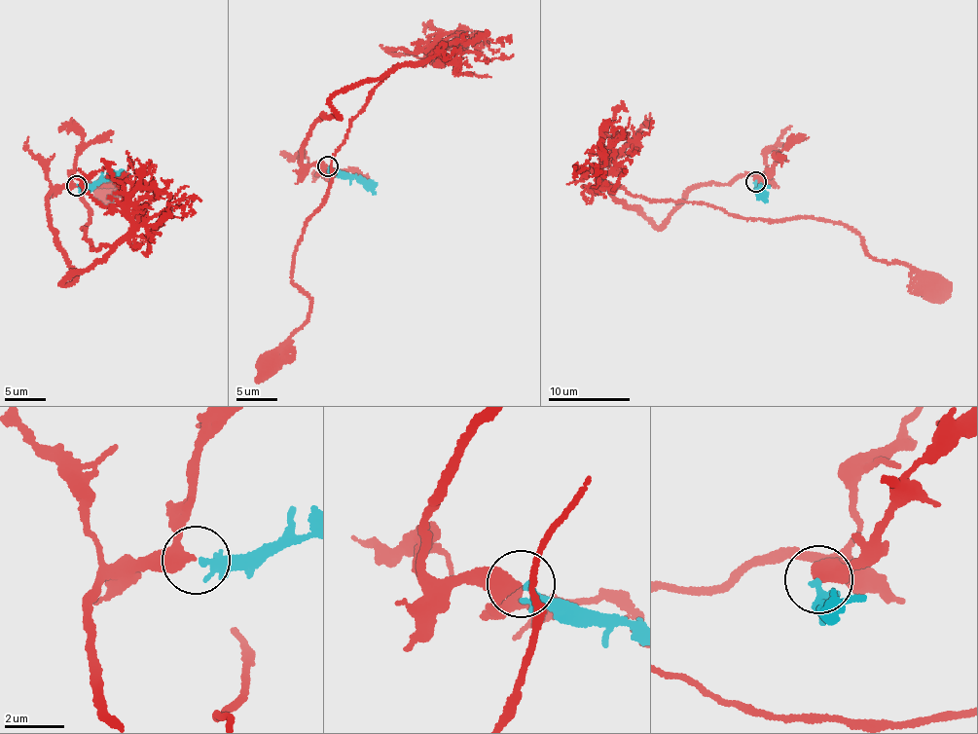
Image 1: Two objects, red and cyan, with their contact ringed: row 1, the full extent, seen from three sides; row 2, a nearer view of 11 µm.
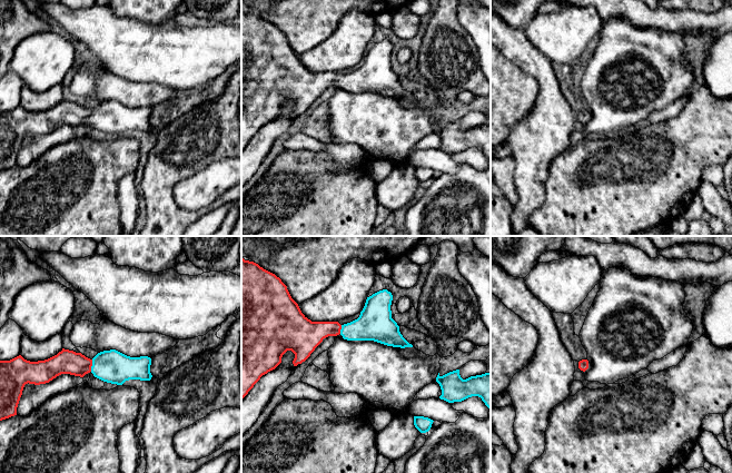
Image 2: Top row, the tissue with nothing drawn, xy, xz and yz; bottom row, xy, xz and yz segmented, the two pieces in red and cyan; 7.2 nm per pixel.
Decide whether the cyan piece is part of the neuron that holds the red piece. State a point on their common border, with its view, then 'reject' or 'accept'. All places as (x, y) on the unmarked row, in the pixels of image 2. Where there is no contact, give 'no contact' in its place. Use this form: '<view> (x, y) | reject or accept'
xy (91, 116) | accept

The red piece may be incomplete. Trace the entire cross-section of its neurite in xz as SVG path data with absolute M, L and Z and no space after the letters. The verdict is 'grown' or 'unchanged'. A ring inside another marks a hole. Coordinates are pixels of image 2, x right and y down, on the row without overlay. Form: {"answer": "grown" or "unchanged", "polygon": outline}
{"answer": "grown", "polygon": "M241 8L241 150L263 126L281 114L287 101L295 105L293 115L297 117L328 87L340 85L347 91L374 91L393 98L413 98L392 69L392 51L392 43L383 40L367 48L359 68L350 73L311 72L301 63L279 28Z"}

